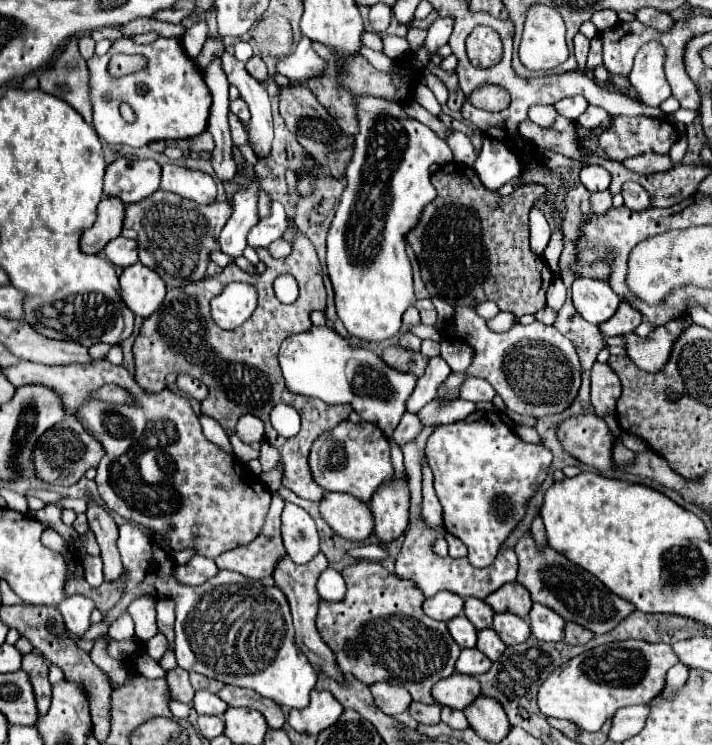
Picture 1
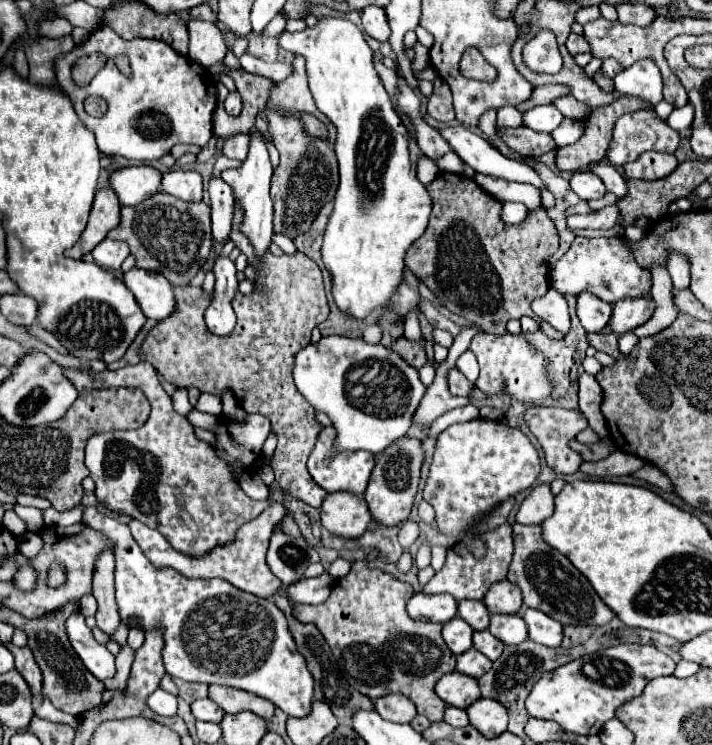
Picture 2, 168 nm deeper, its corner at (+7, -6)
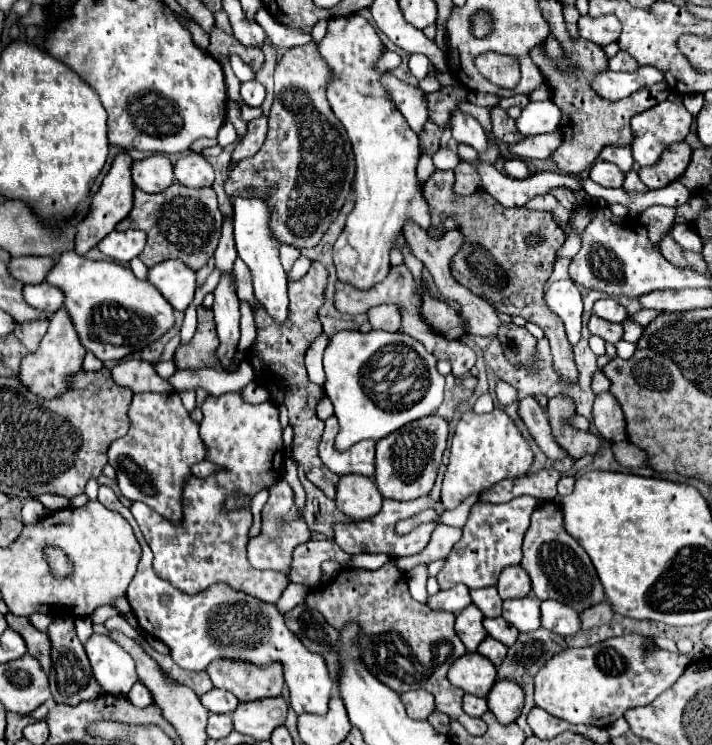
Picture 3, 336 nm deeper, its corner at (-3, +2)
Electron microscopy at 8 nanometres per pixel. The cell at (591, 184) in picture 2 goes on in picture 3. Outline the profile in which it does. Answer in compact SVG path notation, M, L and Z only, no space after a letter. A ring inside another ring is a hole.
M597 160L589 170L589 178L601 186L607 186L607 188L621 188L625 174L619 172L619 168L615 168L613 164Z

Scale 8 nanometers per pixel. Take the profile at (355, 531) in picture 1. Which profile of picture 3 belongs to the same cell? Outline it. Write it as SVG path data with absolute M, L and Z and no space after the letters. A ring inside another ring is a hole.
M343 476L337 484L335 504L351 520L369 520L381 510L381 494L373 478L365 476Z

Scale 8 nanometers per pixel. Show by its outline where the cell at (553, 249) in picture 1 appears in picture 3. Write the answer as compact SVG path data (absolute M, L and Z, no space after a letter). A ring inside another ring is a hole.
M507 158L505 160L505 174L509 178L515 178L515 180L525 180L527 176L531 176L531 170L527 168L527 164L519 158Z

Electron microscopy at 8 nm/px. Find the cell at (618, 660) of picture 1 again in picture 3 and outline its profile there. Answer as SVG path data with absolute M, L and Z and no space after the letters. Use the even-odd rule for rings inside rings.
M625 634L587 648L567 648L555 654L535 676L535 704L571 724L611 726L629 708L651 704L689 666L691 658L663 648L649 650L647 638Z

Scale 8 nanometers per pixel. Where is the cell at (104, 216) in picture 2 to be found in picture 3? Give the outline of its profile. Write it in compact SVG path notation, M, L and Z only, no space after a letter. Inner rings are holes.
M127 152L119 154L113 164L109 174L103 178L101 188L97 190L97 194L91 200L89 212L87 216L77 224L77 234L75 234L75 252L77 254L85 254L89 252L93 246L97 246L113 228L117 222L121 222L133 208L133 182L131 182L131 156Z

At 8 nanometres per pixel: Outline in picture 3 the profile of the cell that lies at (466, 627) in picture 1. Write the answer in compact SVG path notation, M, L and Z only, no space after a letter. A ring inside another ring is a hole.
M473 604L467 606L455 620L455 632L463 640L463 644L469 652L475 652L477 646L481 644L481 640L487 636L481 622L483 622L483 614Z

